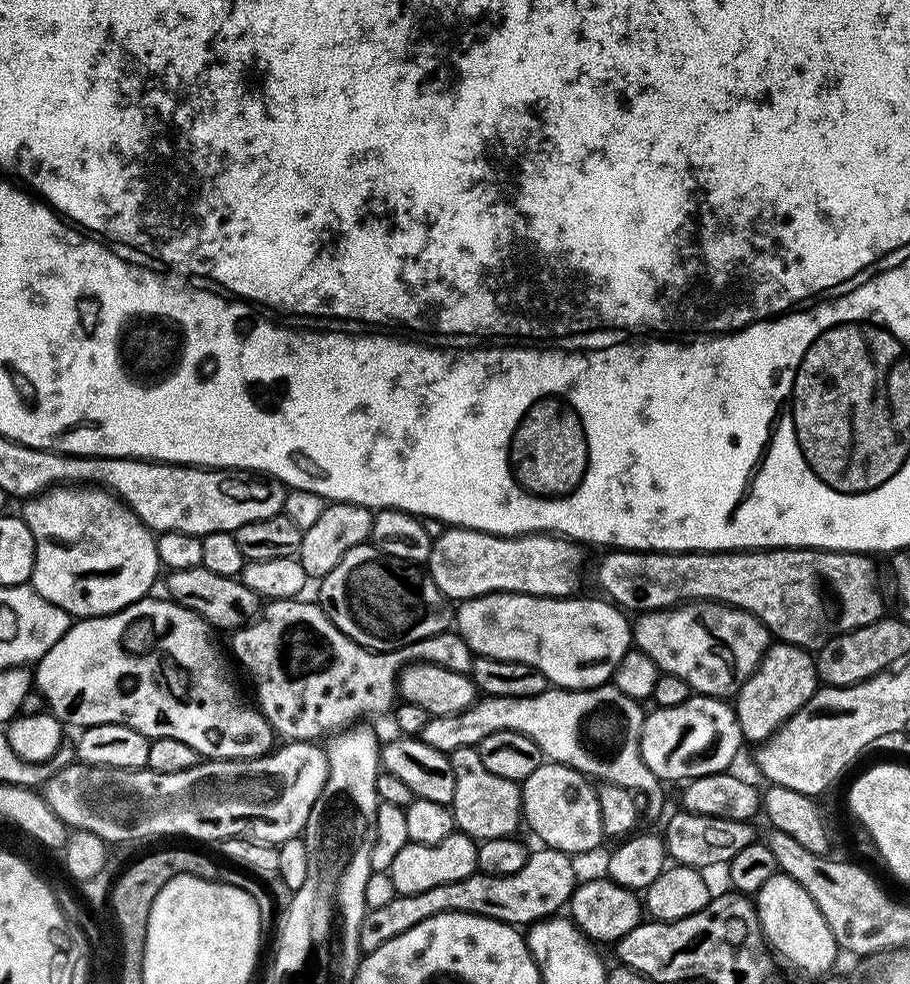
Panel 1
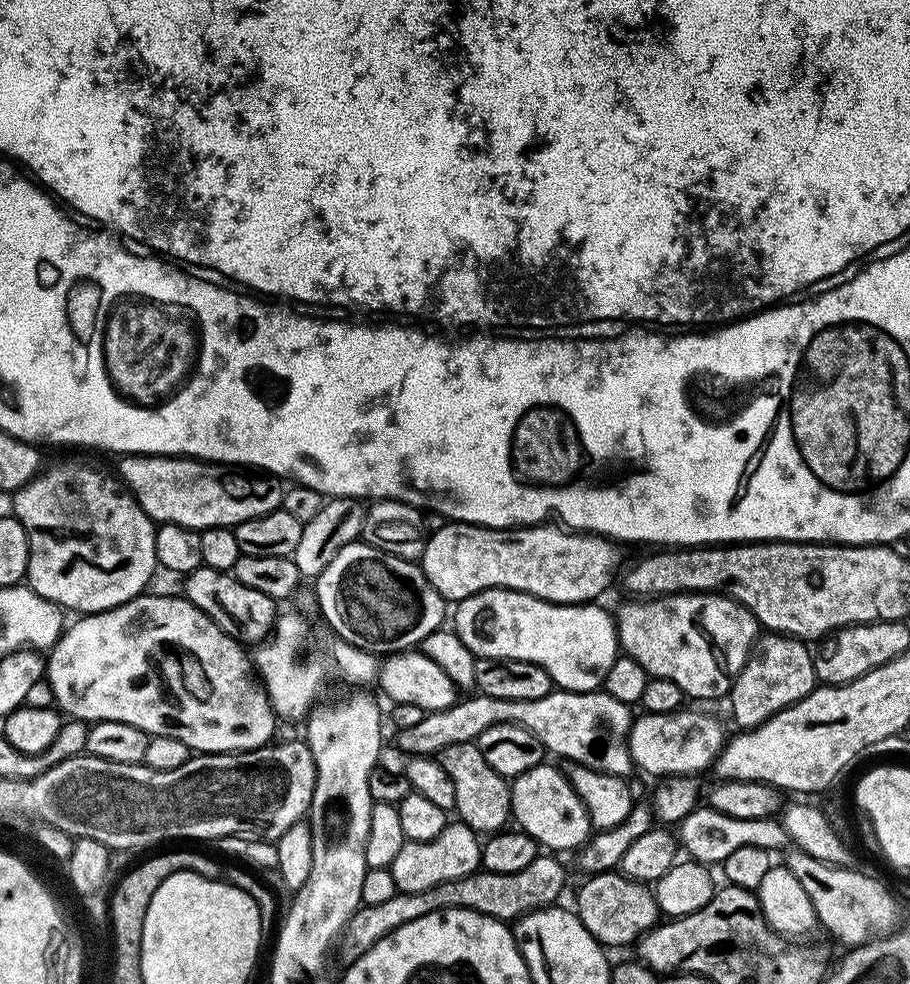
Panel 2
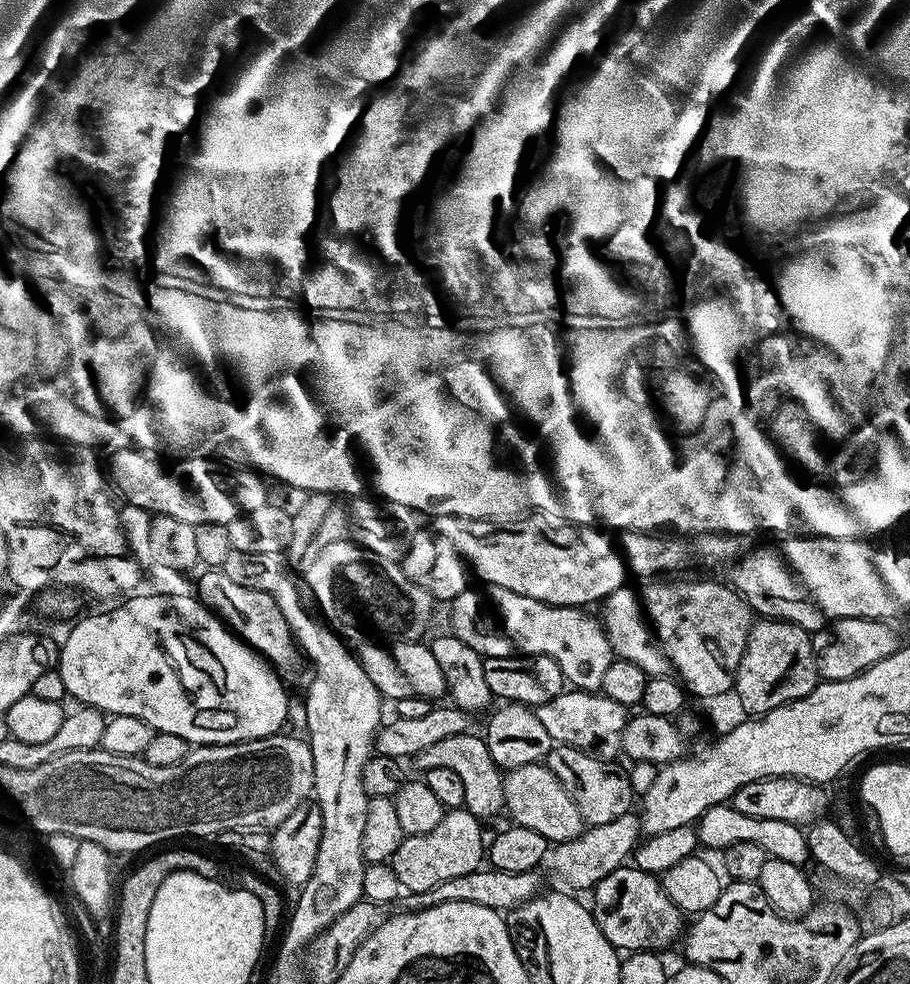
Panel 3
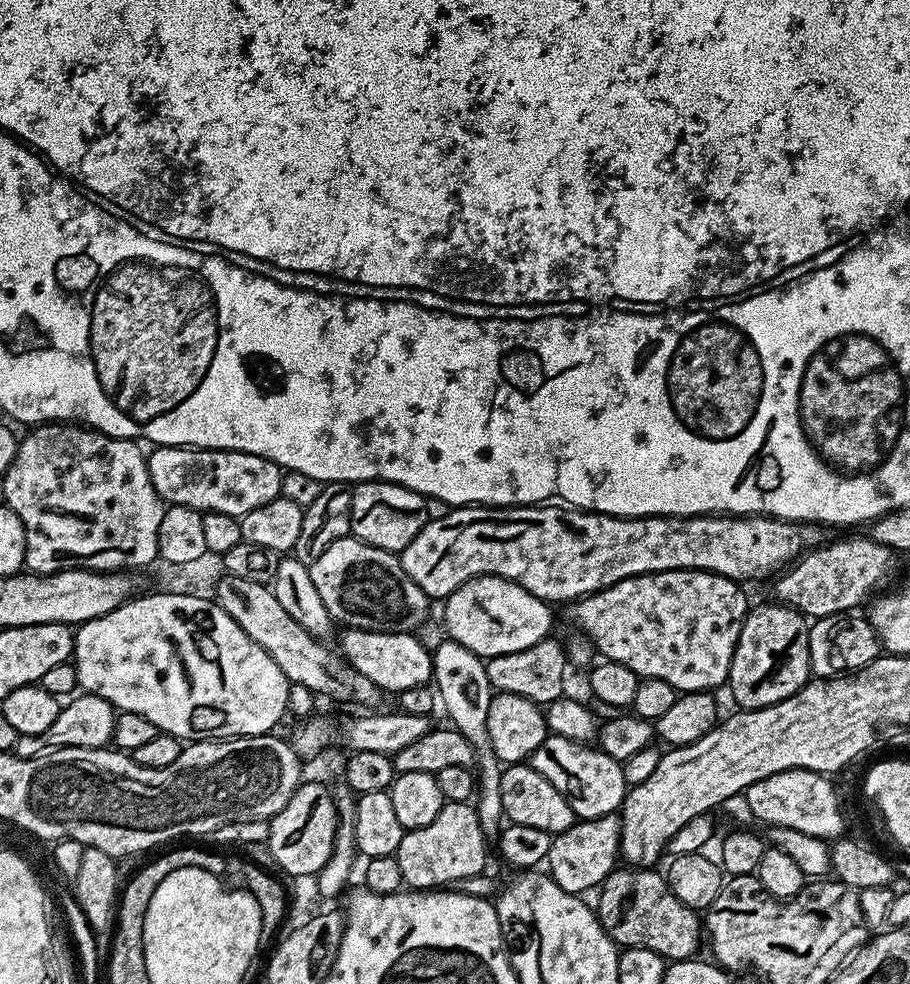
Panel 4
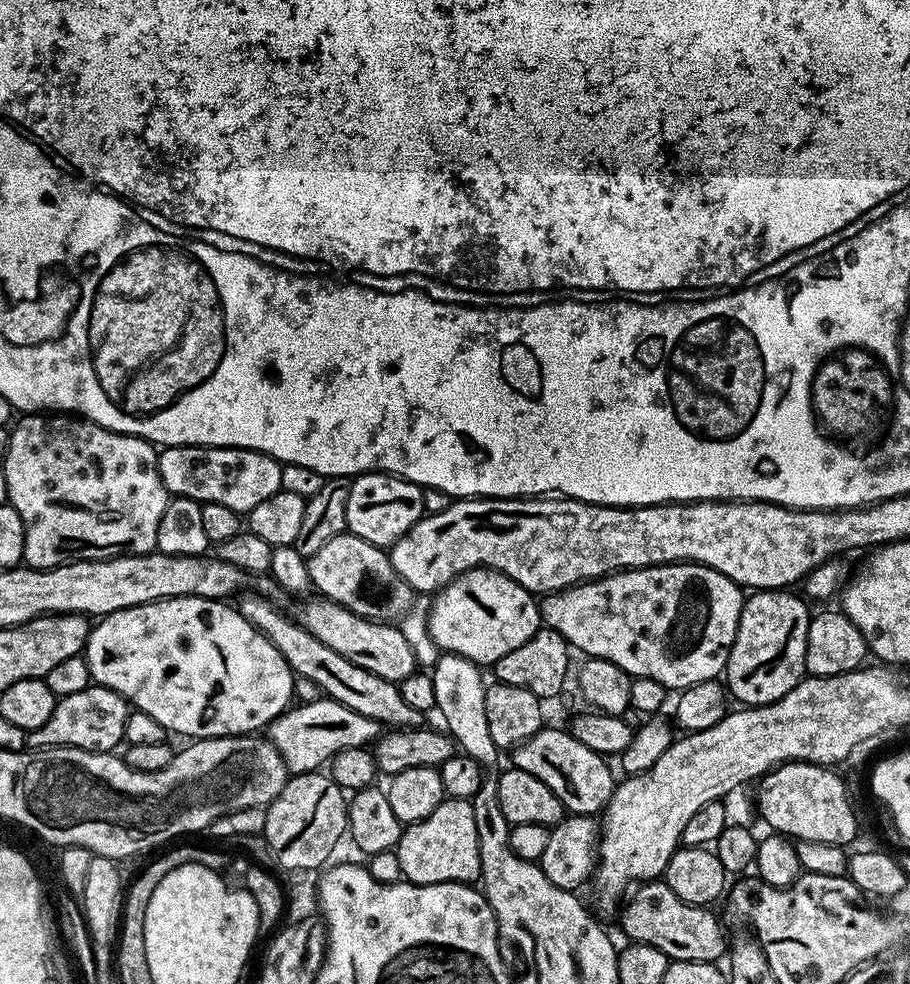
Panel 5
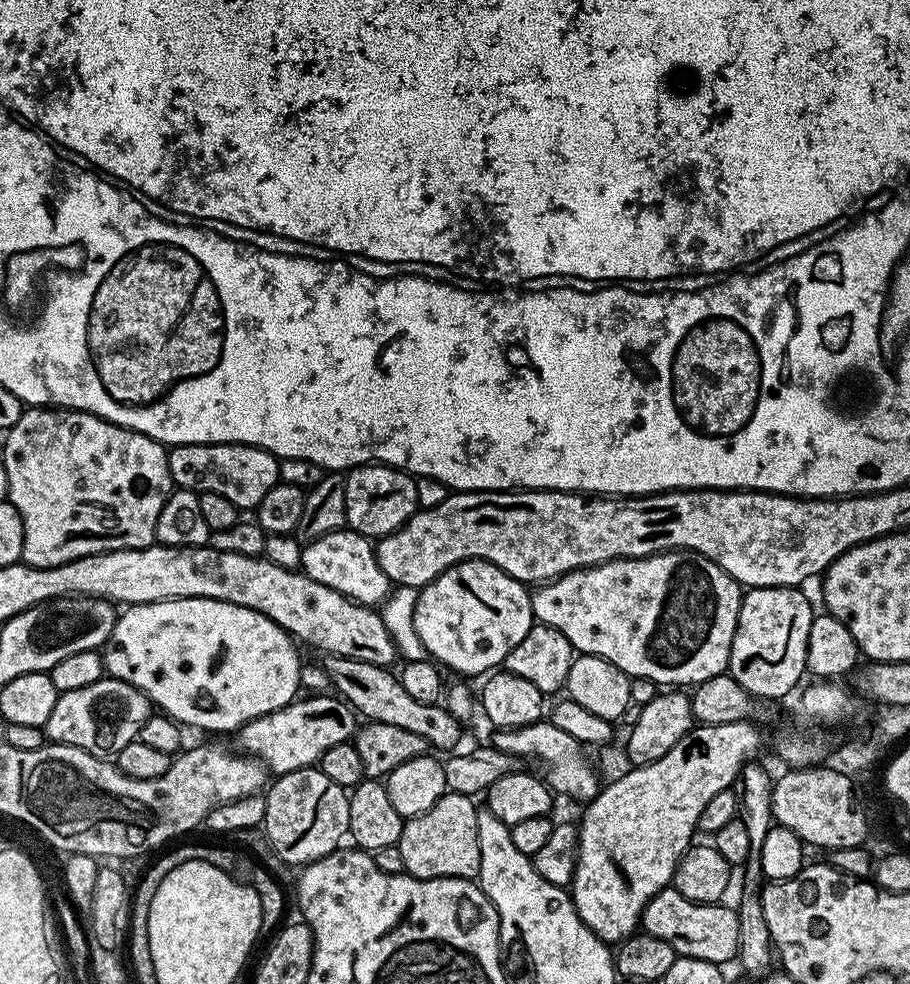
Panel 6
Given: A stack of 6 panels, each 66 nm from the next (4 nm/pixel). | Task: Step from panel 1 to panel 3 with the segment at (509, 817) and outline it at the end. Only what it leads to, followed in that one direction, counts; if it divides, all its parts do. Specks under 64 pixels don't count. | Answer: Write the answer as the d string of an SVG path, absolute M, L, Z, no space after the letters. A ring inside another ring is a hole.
M471 731L462 734L450 734L450 738L441 738L431 743L416 755L414 764L421 768L421 773L445 768L454 770L458 778L462 778L464 791L464 807L472 811L475 816L487 818L496 816L504 808L504 776L502 770L494 762L488 749L488 741L483 735L471 736Z

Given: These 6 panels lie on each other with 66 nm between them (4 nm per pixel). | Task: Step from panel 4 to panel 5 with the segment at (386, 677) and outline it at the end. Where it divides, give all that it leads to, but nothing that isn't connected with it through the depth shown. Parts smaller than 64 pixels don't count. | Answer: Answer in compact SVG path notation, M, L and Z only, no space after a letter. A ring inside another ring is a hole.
M315 599L306 601L294 612L295 619L307 632L314 634L318 642L330 646L334 654L342 654L342 658L354 662L354 666L362 666L362 670L370 670L370 674L378 674L378 678L387 680L399 682L417 671L414 650L395 623L367 620L338 606L333 600Z

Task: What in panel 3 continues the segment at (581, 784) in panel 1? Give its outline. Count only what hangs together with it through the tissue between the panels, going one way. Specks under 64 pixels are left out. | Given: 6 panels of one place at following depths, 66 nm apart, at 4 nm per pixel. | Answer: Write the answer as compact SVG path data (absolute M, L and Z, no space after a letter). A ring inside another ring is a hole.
M540 762L518 766L504 776L504 808L512 815L512 824L535 830L553 845L574 839L586 827L582 814L578 814L578 806L574 806L562 782L558 782L552 771Z

